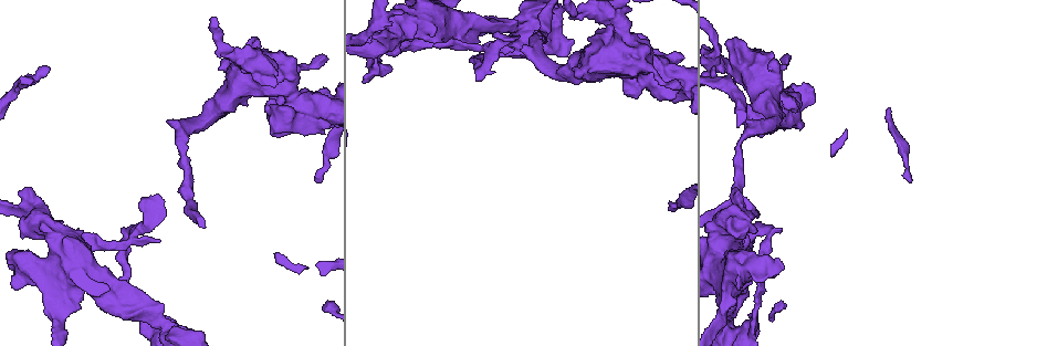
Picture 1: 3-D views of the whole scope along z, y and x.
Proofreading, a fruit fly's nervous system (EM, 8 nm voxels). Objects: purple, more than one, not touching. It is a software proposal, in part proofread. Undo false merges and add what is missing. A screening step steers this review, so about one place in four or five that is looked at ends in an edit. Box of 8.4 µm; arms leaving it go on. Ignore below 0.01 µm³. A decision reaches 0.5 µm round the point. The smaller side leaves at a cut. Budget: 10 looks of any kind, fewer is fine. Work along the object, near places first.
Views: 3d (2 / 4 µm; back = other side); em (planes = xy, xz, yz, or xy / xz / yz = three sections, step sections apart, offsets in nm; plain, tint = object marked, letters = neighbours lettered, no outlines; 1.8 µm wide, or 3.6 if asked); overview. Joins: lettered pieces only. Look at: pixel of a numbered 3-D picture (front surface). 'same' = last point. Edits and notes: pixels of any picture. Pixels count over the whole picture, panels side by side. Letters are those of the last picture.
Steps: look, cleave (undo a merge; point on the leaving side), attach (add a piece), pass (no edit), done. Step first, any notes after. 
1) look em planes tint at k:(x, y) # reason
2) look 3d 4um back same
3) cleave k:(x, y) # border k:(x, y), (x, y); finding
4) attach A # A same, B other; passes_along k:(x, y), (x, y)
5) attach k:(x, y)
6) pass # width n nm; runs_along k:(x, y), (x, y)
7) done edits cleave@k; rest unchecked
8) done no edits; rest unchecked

look em xy step 4 tint at 1:(737, 222) # sudden change in width

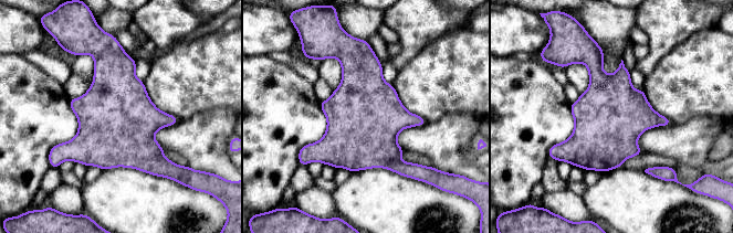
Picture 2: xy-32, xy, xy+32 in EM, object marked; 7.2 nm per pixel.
look em planes letters same

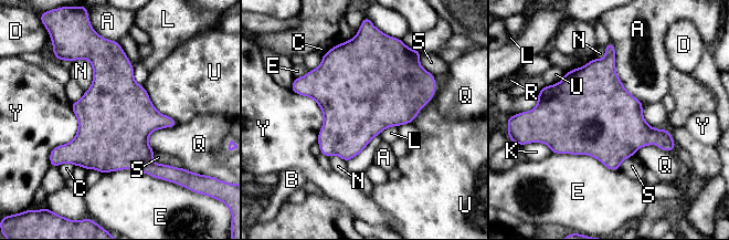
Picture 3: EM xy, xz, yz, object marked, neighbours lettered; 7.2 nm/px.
pass # A other, B other, C other, D other, E other, K other, L other, N other, Q other, R other, S other, U other, Y other; border 3:(397, 126), (387, 126), (379, 134); continuous, no second neuron

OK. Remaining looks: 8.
look 3d 4um at 1:(727, 83)

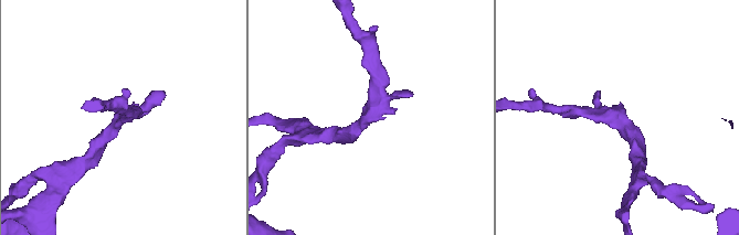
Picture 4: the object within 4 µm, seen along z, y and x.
look em planes letters at 4:(614, 113) # now the EM

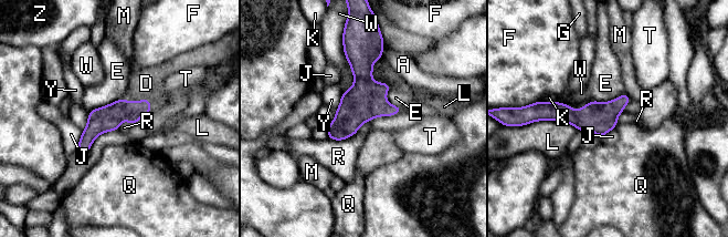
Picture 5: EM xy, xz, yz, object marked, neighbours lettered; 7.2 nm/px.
attach D # longest_contact W 380 nm; A other, D same, E other, F other, G other, J other, K other, L other, M other, Q other, R other, T other, W other, Y other, Z other; passes_along 5:(120, 110), (148, 101), (146, 83); it goes on there

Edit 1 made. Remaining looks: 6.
look em 3.6um planes letters at 1:(612, 41) # thick turns thin

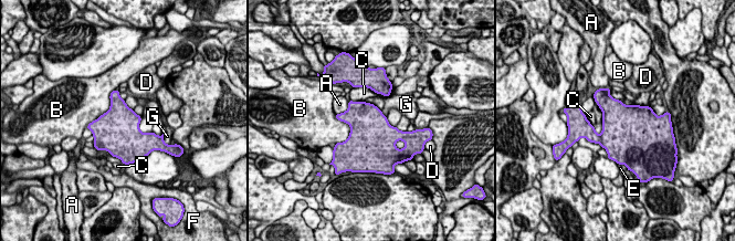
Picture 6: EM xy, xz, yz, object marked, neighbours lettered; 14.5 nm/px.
pass # longest_contact B 700 nm; A other, B other, C other, D other, E other, F other, G other; border 6:(133, 109), (142, 116); one neuron here

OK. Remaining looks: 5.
look 3d 4um back at 1:(163, 323) # small branch off a trunk

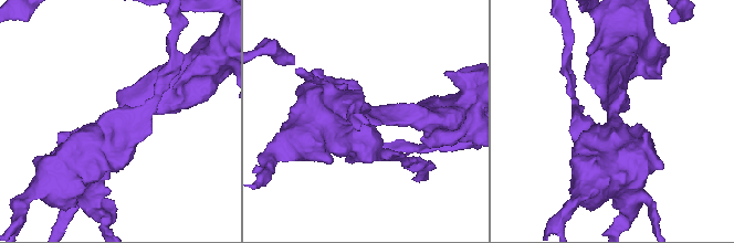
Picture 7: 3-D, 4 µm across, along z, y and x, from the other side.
look em planes tint at 7:(612, 116)

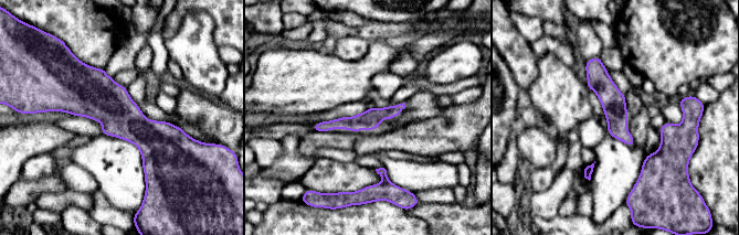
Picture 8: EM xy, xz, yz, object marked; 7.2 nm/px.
look em planes letters same

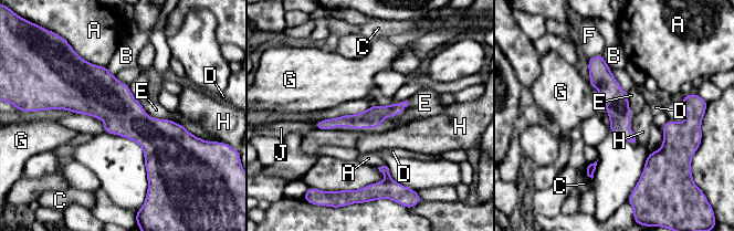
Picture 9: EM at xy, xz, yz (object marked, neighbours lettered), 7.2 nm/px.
pass # width 150 nm; A other, B other, C other, D other, E other, F other, G other, H other, J other; runs_along 9:(58, 104), (186, 136); one neuron here

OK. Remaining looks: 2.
done edits attach@5; rest unchecked

